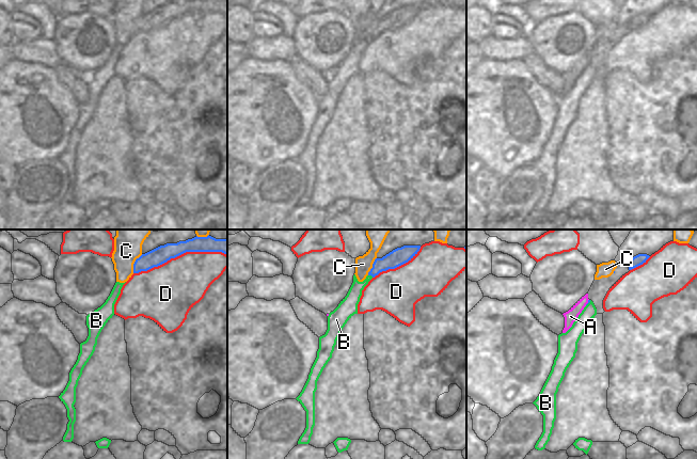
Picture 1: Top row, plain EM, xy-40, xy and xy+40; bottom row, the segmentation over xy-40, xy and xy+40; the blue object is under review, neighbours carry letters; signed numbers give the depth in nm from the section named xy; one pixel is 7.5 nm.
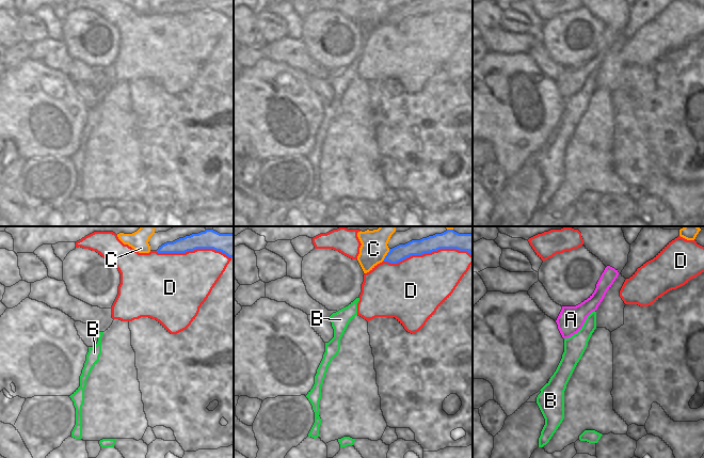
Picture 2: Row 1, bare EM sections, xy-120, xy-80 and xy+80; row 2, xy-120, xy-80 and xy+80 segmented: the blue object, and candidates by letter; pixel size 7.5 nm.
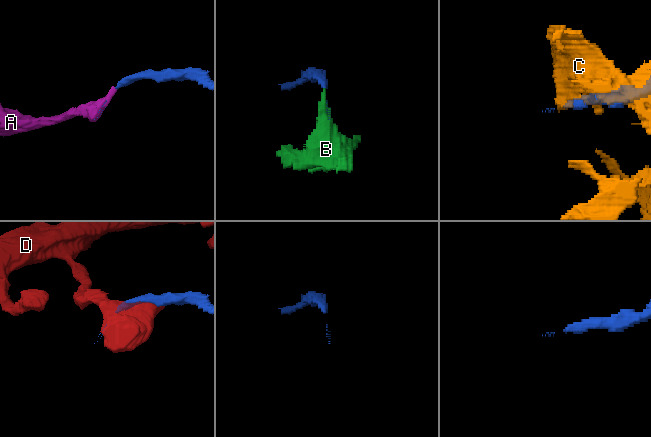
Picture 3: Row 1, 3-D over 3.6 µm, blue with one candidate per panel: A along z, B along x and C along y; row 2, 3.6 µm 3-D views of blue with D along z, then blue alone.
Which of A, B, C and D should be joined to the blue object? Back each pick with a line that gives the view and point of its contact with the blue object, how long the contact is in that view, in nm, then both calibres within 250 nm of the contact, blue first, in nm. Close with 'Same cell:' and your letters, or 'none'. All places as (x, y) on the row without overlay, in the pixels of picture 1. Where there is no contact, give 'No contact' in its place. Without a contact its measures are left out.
A: Touches blue at xy+40 (588, 63). Shared border 50 nm. Thickness 20 nm (blue) against 90 nm
Same cell: A.

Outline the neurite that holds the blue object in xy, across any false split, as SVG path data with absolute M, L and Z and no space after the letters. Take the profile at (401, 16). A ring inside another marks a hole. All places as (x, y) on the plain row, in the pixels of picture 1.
M403 6L393 11L382 19L376 19L368 36L375 38L382 32L395 30L408 23L417 15L419 10L421 6Z

